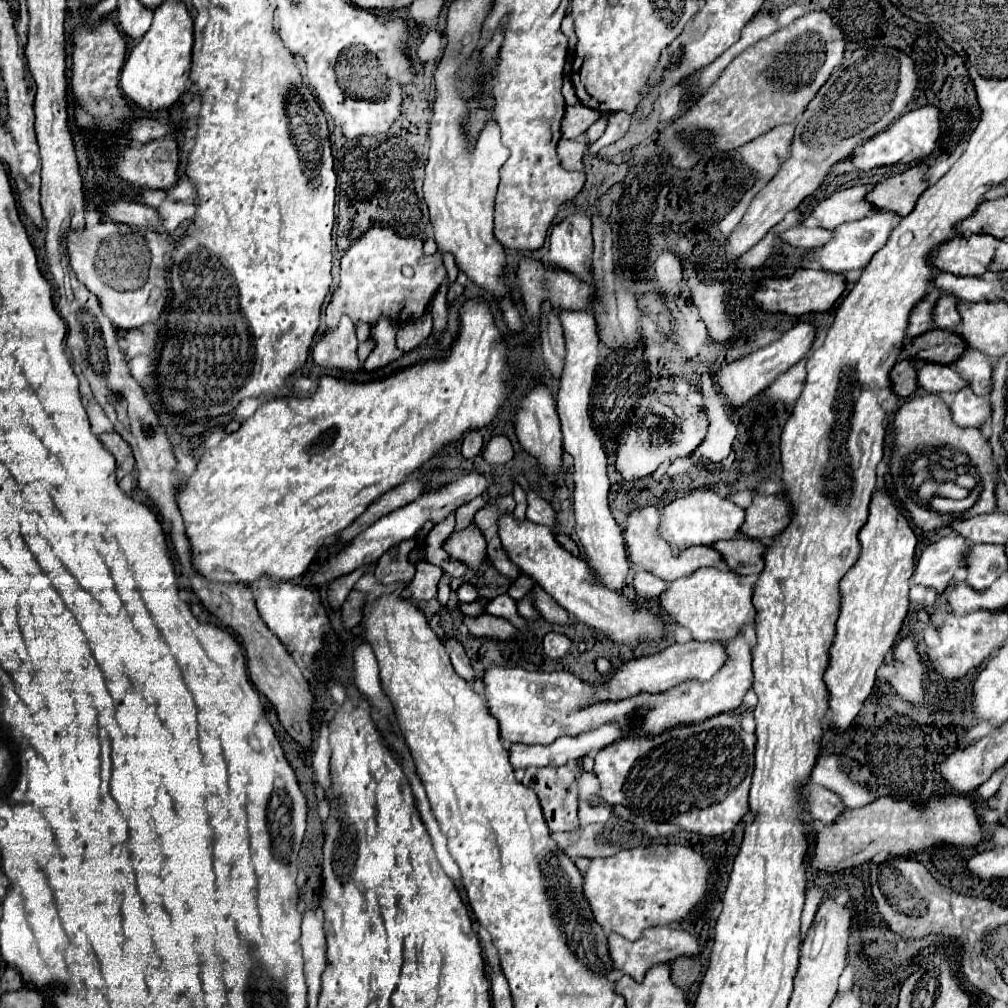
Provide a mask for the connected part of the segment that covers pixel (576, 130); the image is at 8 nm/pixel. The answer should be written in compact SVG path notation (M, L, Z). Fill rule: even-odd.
M583 105L567 107L565 117L563 117L563 125L561 125L561 138L575 139L575 137L583 135L599 119L599 115L601 113L589 111L589 107L585 109Z

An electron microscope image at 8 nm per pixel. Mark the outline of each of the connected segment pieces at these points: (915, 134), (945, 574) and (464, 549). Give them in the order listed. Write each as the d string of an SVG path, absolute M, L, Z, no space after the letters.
M927 105L901 115L895 123L885 127L873 139L859 145L851 153L849 161L861 171L869 171L873 167L883 167L883 165L895 165L895 163L911 163L915 159L927 157L935 149L937 139L939 139L939 109Z
M949 535L931 543L915 563L913 583L943 593L947 585L961 575L961 555L965 555L965 551L967 543L959 535Z
M471 523L461 533L453 531L453 539L449 539L449 543L445 543L445 551L449 551L449 555L459 559L467 567L477 567L477 563L481 563L481 559L485 559L485 547L487 547L485 537L477 529L475 523Z

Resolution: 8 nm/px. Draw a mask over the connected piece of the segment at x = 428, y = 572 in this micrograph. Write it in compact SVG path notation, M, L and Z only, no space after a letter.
M425 559L417 561L417 573L413 581L401 591L405 599L413 601L429 601L437 597L437 585L442 577L443 571L440 567L425 563Z

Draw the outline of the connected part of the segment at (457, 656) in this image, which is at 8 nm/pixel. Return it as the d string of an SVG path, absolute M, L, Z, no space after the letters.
M445 635L445 645L447 645L447 649L449 649L451 663L453 663L455 671L457 671L457 673L459 673L463 679L467 679L467 681L471 683L475 675L473 675L473 669L471 669L469 657L465 655L463 645L457 641L457 637L455 637L455 635Z

